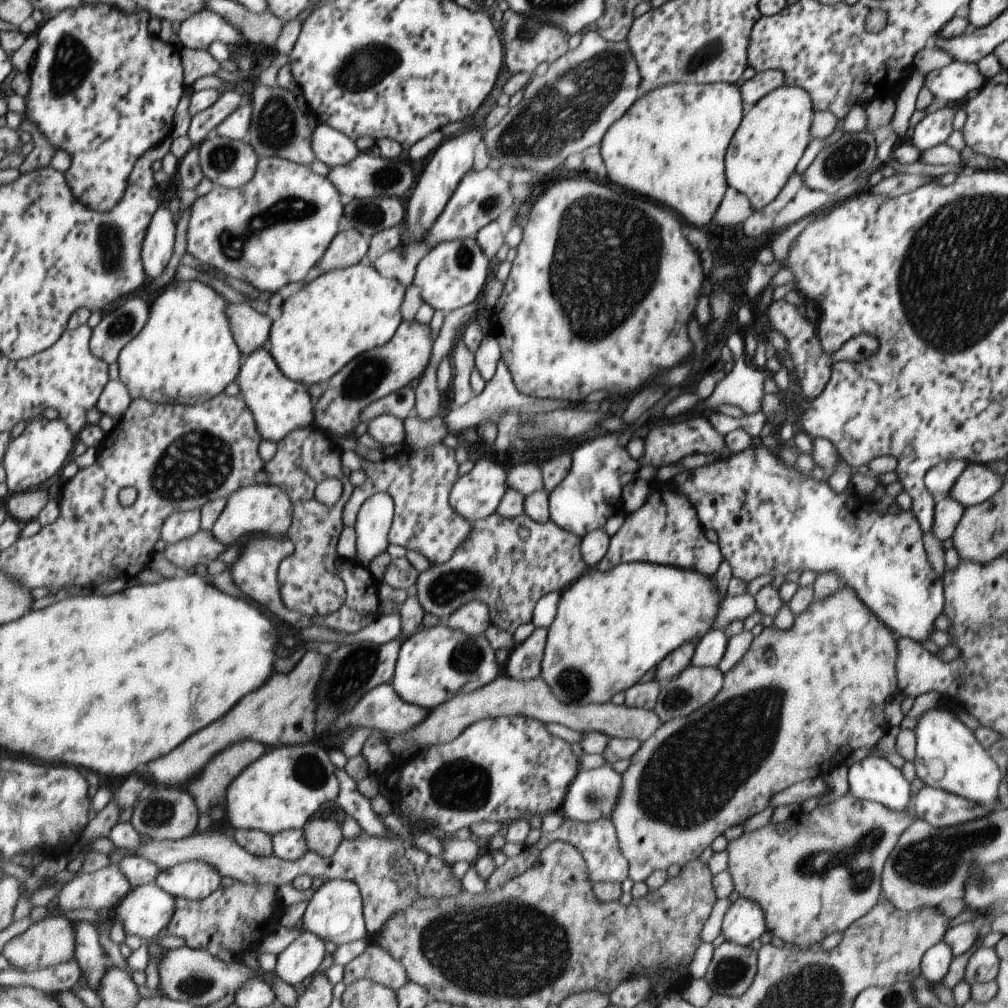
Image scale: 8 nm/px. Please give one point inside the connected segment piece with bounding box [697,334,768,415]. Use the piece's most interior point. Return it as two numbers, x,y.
743,387

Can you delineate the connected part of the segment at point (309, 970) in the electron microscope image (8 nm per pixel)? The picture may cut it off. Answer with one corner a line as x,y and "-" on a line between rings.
303,931
302,934
278,955
276,975
293,988
311,977
327,958
327,948
317,934

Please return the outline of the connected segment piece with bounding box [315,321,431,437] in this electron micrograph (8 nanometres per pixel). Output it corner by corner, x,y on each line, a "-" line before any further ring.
403,321
388,343
363,352
327,383
326,392
321,394
315,406
315,425
325,430
329,436
349,436
360,423
360,412
364,408
383,396
391,395
395,390
399,391
401,386
405,386
423,372
423,366
430,360
429,350
429,326
415,321

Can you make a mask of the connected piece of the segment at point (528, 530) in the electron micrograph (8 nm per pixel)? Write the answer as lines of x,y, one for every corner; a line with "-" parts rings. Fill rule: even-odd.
496,512
471,524
470,535
444,564
431,565
418,574
415,594
424,613
449,618
455,610
470,601
480,601
489,610
491,626
510,635
520,626
530,623
536,601
553,590
563,590
575,582
585,568
581,556
581,538
559,528
550,521
540,524
522,513
516,518
502,518

